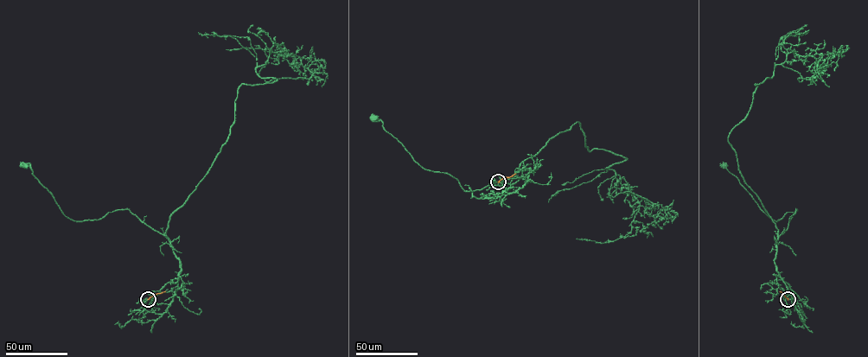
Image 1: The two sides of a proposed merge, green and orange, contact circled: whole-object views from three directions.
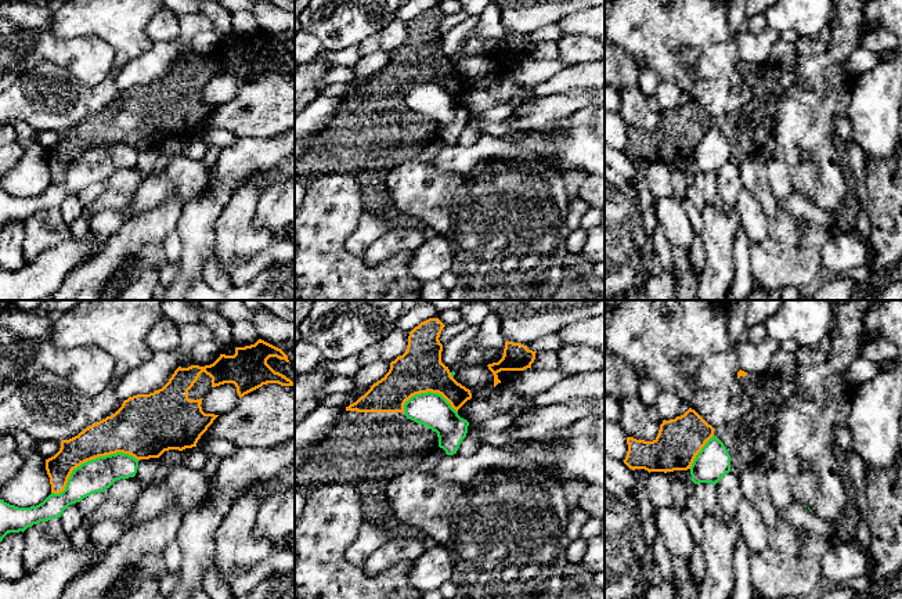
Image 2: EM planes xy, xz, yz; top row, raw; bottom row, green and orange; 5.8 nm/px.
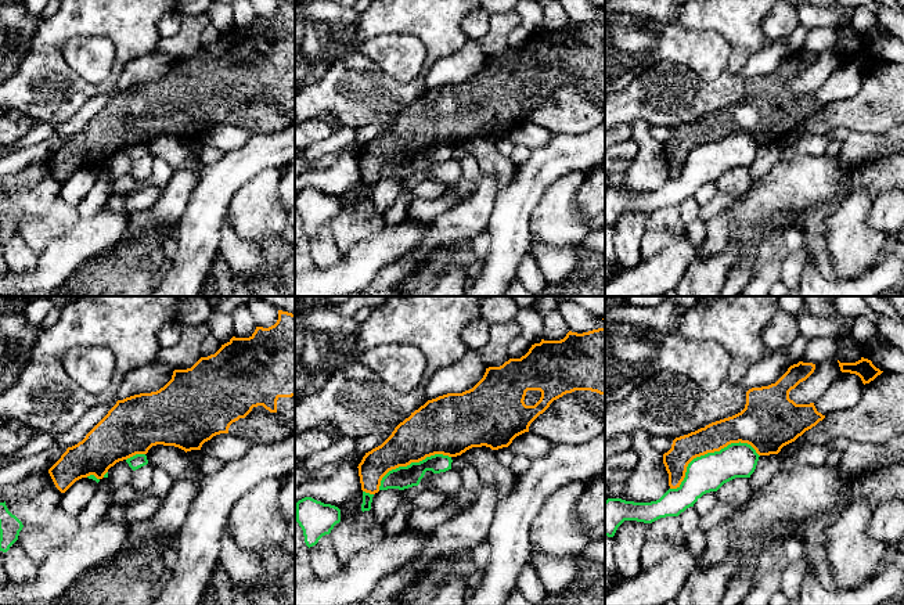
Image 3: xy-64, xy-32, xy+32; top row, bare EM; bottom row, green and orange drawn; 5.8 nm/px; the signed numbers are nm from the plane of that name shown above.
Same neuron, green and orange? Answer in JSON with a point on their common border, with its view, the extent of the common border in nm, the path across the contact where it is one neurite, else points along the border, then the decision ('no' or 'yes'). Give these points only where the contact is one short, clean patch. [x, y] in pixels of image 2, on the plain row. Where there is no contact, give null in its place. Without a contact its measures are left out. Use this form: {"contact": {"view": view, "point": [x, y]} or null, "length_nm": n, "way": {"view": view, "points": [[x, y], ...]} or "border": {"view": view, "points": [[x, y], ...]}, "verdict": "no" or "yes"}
{"contact": {"view": "xy", "point": [91, 150]}, "length_nm": 550, "verdict": "no"}

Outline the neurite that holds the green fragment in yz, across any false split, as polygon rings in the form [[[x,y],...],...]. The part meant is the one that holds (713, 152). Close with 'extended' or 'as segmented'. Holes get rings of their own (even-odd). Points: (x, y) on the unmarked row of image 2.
[[[712,126],[690,156],[692,172],[694,174],[711,173],[715,176],[729,162],[730,145],[724,133]]] | as segmented

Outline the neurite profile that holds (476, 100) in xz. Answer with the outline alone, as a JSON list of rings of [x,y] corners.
[[[472,87],[458,100],[458,105],[468,112],[480,113],[495,104],[509,104],[509,101],[498,102],[487,89]]]

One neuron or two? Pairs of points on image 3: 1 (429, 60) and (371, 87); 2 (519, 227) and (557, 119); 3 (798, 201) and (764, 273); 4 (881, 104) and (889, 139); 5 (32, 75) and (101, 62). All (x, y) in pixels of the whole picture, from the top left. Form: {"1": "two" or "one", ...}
{"1": "one", "2": "two", "3": "two", "4": "two", "5": "two"}

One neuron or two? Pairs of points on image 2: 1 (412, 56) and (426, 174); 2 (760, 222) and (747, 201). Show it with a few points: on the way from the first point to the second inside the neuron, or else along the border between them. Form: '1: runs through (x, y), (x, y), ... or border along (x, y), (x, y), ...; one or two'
1: border along (414, 158), (404, 159), (388, 172); two
2: runs through (754, 216), (747, 206); one

